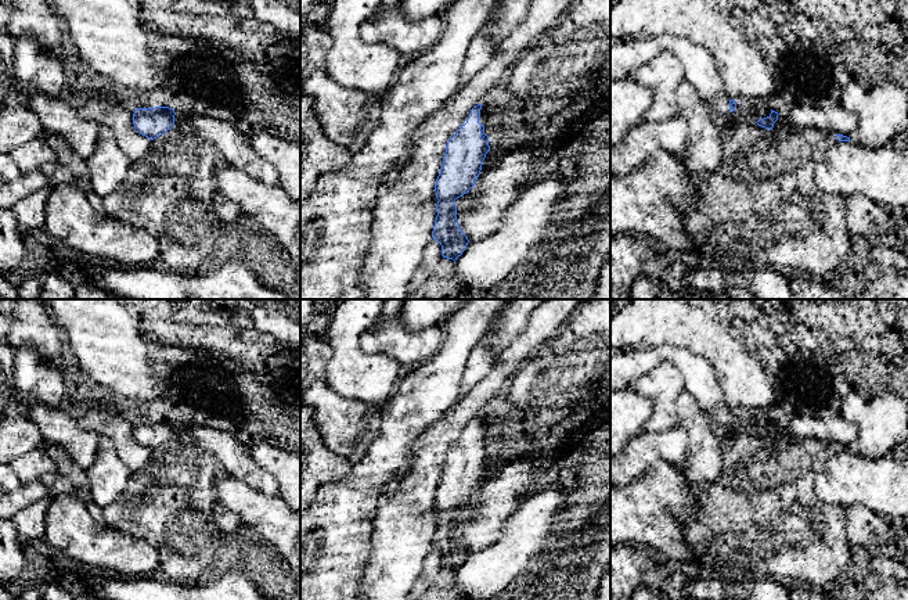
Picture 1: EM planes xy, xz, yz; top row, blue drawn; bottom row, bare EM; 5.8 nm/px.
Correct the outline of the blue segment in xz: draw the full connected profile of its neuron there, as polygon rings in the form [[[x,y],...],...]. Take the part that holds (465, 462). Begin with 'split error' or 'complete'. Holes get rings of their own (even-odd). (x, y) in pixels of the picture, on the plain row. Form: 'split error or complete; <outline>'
split error; [[[478,414],[466,424],[461,438],[448,450],[443,475],[436,489],[435,502],[439,511],[432,546],[442,556],[443,568],[454,572],[469,553],[460,539],[454,511],[475,496],[486,464],[490,461],[483,432],[484,423],[482,414]]]

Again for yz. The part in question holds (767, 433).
split error; [[[671,345],[648,346],[635,352],[610,355],[610,389],[633,388],[644,374],[662,362],[671,362],[680,369],[685,391],[696,398],[711,420],[727,427],[750,428],[759,436],[772,441],[779,424],[771,420],[771,424],[761,430],[761,416],[729,410],[716,381],[711,364],[682,348]]]

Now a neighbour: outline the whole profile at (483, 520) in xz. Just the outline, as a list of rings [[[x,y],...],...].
[[[536,456],[486,464],[475,496],[454,511],[460,539],[469,553],[493,545],[507,533],[514,515],[529,520],[530,510],[541,506],[541,491],[526,496],[540,466],[541,460]]]

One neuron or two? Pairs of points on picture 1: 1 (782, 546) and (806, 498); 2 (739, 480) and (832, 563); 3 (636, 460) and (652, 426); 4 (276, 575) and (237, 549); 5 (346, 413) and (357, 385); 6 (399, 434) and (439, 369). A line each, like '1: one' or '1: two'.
1: one
2: one
3: two
4: one
5: two
6: one

